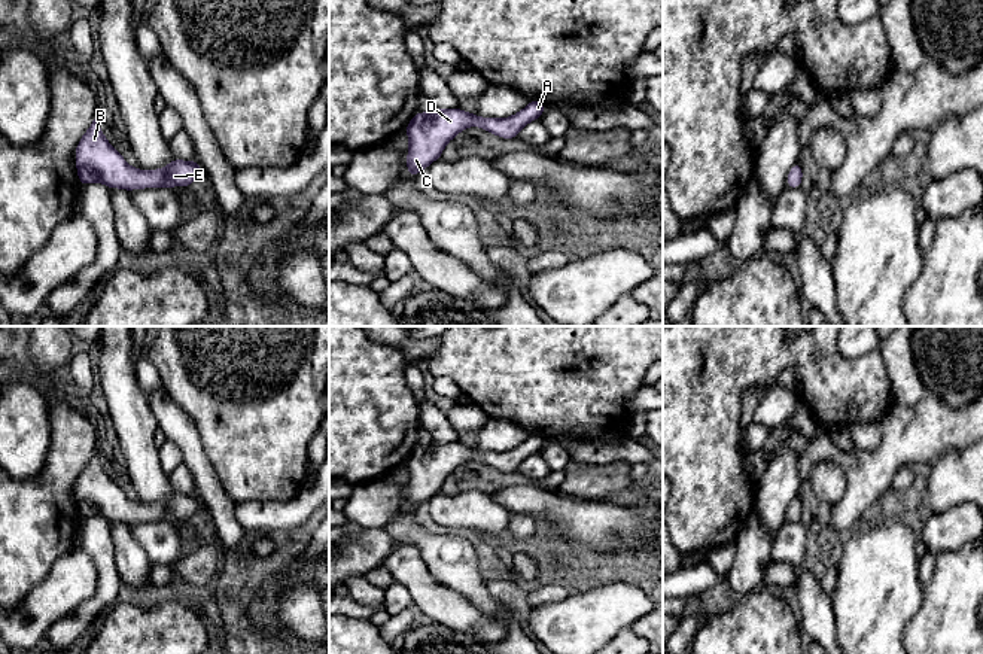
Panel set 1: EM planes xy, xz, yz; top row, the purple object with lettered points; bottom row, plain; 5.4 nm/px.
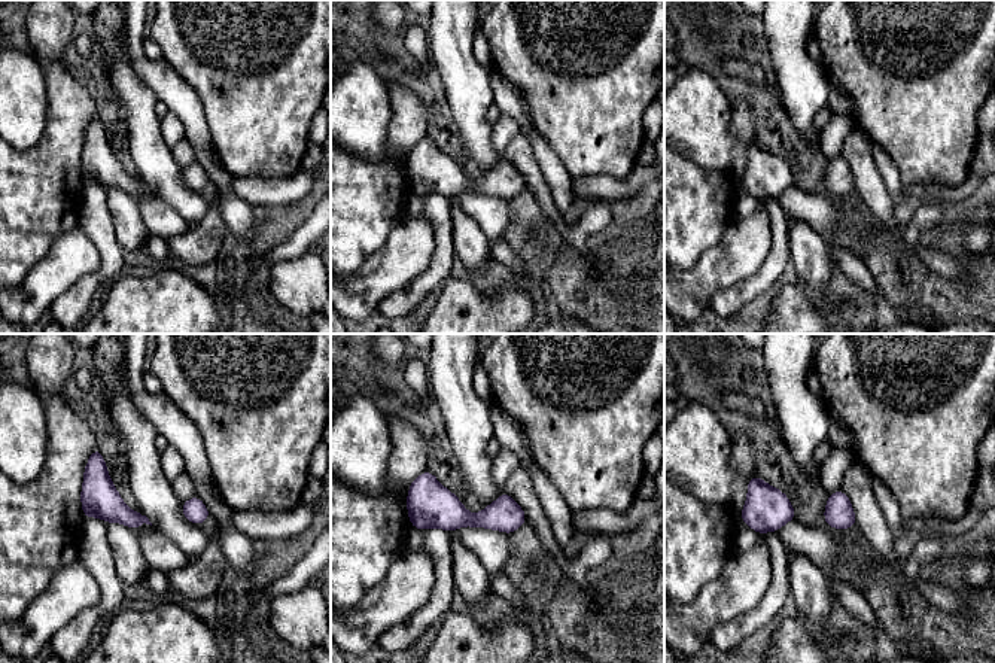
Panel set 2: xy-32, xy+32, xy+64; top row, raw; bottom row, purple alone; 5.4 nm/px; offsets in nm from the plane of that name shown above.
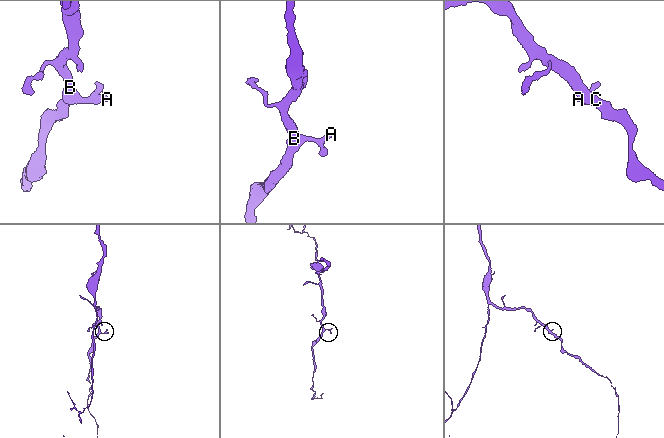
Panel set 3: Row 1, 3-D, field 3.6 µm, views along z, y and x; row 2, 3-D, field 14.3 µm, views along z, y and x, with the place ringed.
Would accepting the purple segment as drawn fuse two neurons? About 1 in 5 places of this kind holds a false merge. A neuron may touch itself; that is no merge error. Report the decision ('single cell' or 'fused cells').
single cell

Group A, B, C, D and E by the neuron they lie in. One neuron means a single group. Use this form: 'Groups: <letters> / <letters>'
Groups: A B C D E

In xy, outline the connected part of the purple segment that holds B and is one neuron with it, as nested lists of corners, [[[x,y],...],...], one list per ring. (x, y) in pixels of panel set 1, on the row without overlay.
[[[95,453],[77,477],[74,493],[80,520],[100,515],[109,523],[121,521],[125,524],[186,521],[201,509],[201,499],[197,495],[173,492],[165,502],[153,505],[128,499],[124,490],[107,475]]]

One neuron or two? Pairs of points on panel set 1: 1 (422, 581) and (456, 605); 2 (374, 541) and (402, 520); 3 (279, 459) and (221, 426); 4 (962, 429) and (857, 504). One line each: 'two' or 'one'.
1: one
2: two
3: one
4: one

